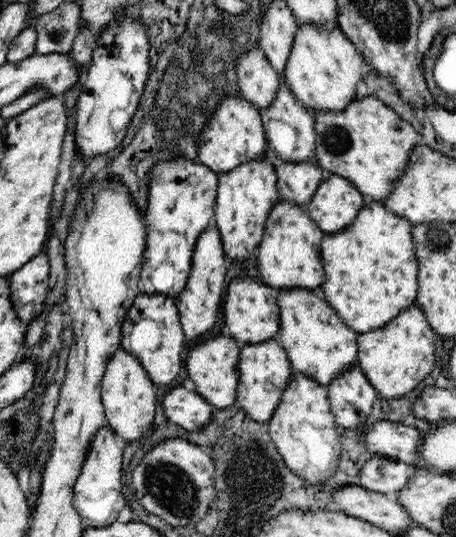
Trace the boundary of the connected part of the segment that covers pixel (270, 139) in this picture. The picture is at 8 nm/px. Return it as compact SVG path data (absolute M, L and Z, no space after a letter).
M281 77L281 83L277 99L261 112L265 139L270 150L274 150L278 158L286 163L316 163L315 155L317 134L314 128L315 117L310 110L302 108L302 105L292 96L292 91L286 85L285 78Z

